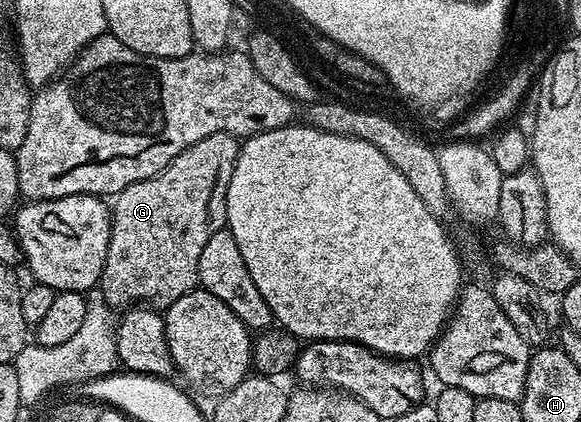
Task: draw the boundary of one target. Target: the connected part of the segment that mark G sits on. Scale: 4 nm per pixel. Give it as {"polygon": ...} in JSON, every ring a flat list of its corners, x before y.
{"polygon":[[213,134,180,152,180,156,173,158,156,176,128,184,128,188,113,199,110,243,100,279,104,299,111,308,119,312,135,304,145,304,149,309,165,312,173,302,180,300,180,296,199,285,200,255,208,240,227,225,228,184,239,149,240,142,235,135]]}

